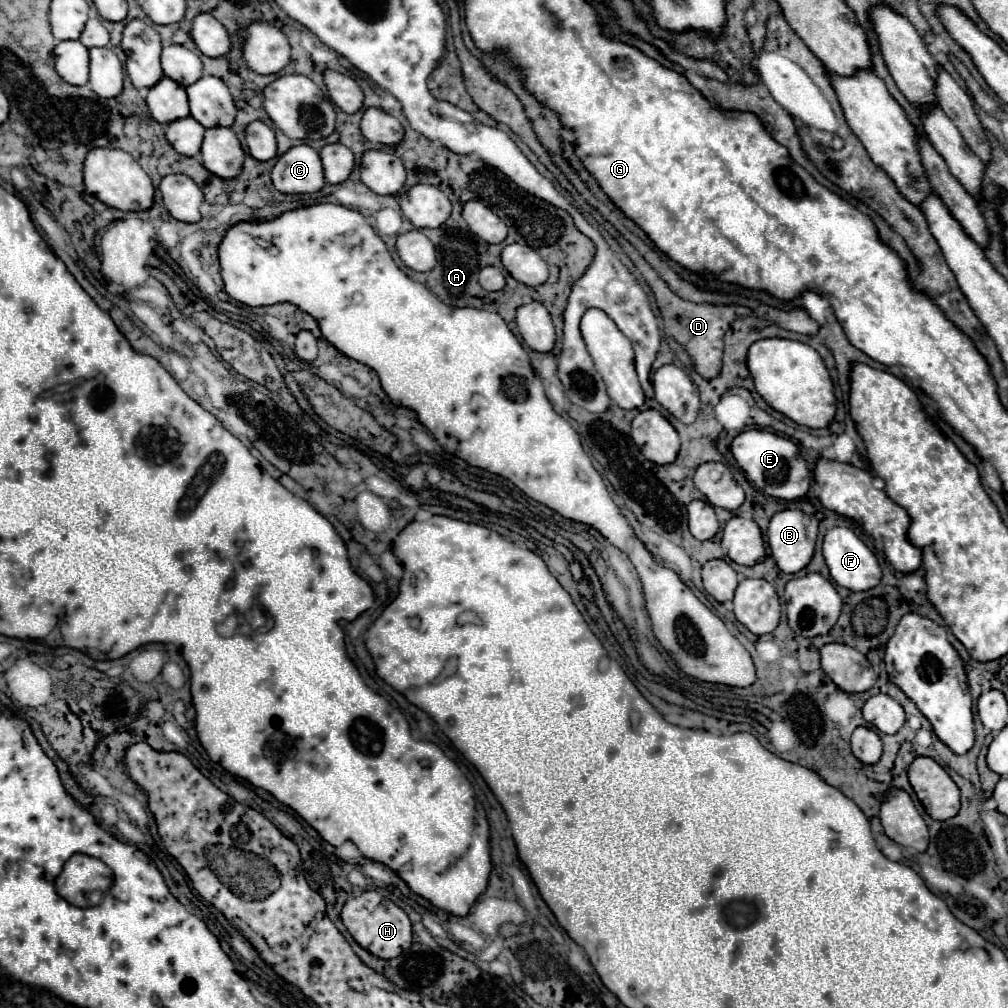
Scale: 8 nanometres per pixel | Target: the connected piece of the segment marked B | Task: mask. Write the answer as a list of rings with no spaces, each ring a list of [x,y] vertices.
[[[801,510],[777,512],[769,522],[767,540],[779,570],[795,574],[803,570],[813,556],[817,542],[817,520]]]

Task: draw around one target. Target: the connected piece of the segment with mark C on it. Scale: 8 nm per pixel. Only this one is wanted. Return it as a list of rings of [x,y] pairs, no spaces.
[[[307,144],[289,148],[273,166],[271,178],[283,194],[317,192],[325,186],[319,154]]]

